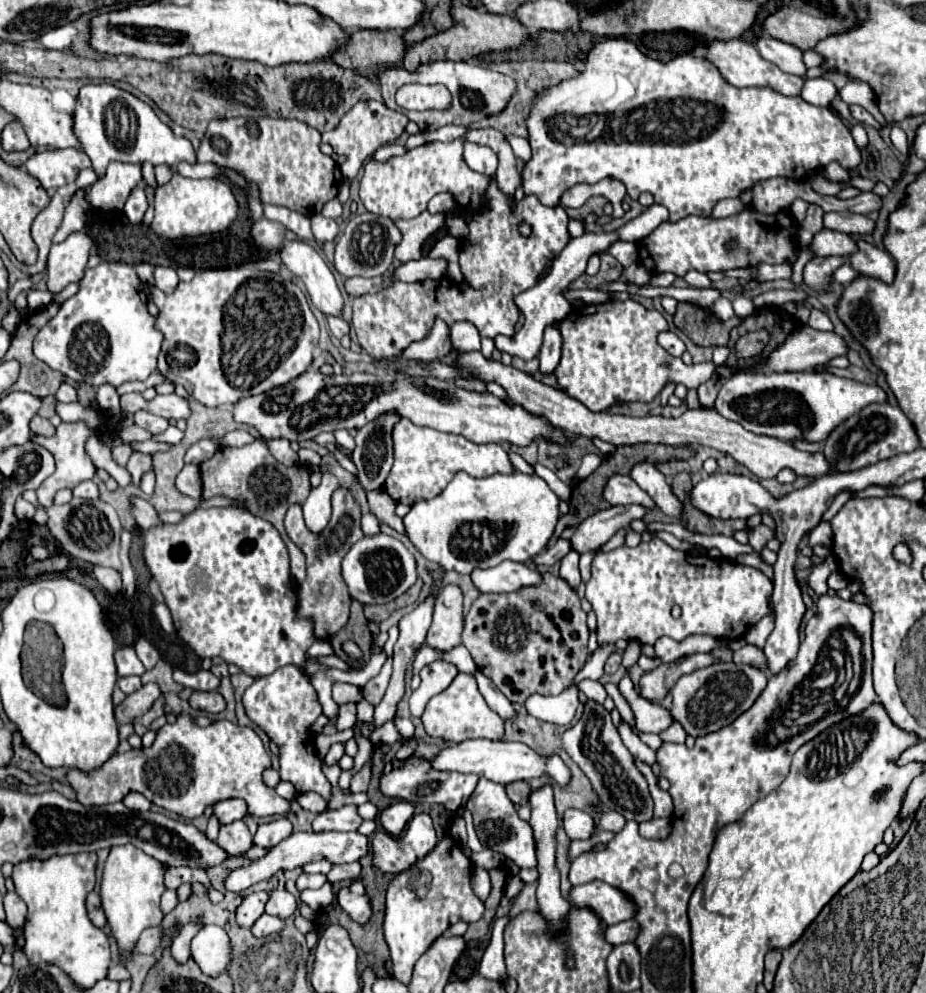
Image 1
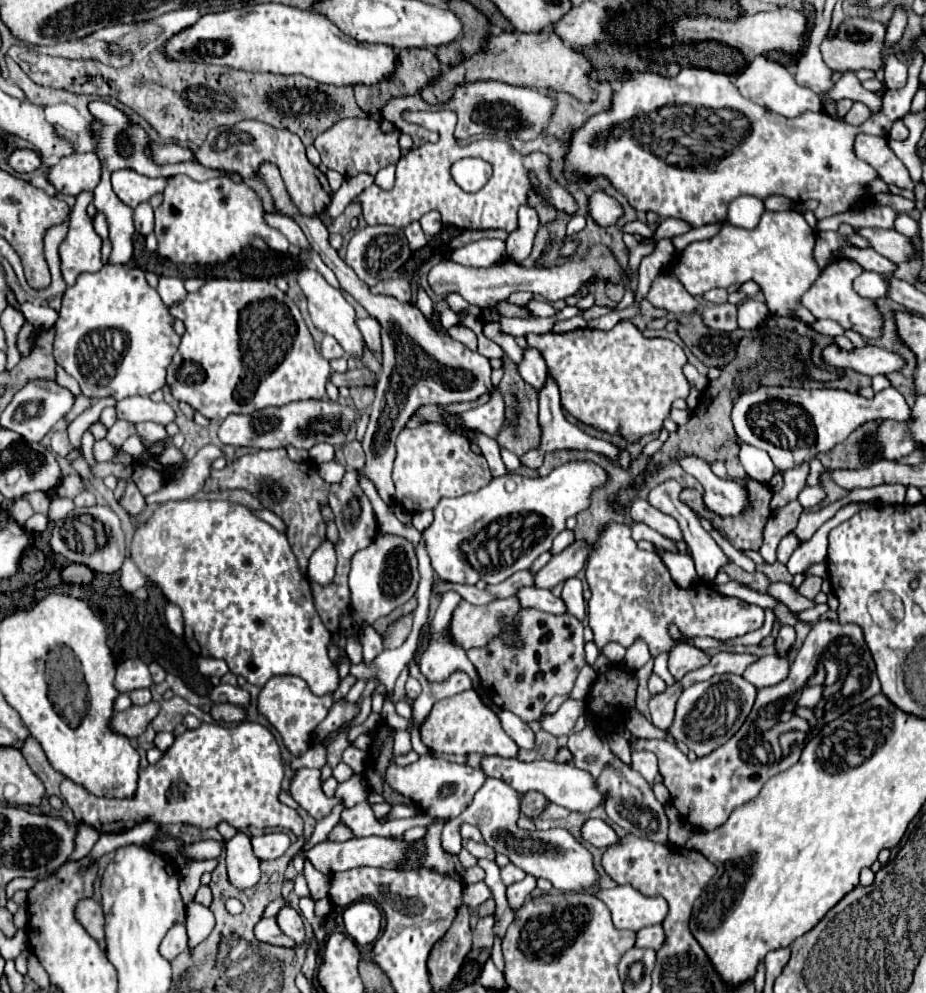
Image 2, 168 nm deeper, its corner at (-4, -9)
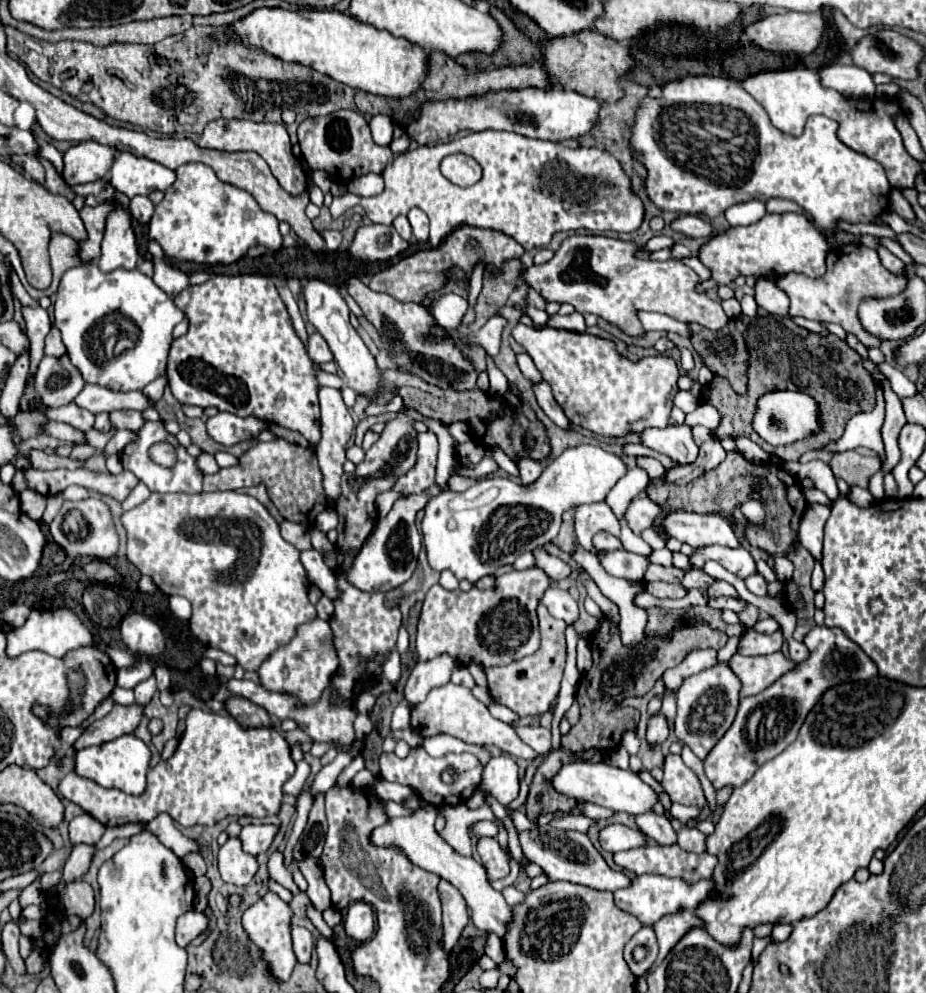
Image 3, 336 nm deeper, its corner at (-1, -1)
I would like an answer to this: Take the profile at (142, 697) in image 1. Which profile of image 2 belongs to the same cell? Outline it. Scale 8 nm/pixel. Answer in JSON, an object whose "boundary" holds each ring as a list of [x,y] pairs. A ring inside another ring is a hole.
{"boundary":[[[155,700],[145,706],[131,706],[123,712],[115,712],[111,716],[109,728],[127,738],[137,738],[145,732],[145,728],[157,716],[157,712],[159,712],[159,702],[155,702]]]}

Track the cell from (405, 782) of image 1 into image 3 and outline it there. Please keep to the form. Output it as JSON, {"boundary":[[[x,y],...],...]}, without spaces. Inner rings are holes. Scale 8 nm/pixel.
{"boundary":[[[418,746],[418,748],[412,748],[406,758],[398,758],[394,752],[382,752],[380,772],[384,780],[412,788],[424,802],[432,806],[450,806],[450,804],[460,804],[460,802],[464,804],[472,796],[472,790],[476,790],[480,782],[482,762],[470,752],[432,758],[426,754],[422,746]]]}

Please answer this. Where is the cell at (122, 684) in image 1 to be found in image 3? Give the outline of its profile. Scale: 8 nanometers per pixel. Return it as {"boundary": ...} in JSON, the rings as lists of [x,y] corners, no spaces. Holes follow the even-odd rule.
{"boundary":[[[148,678],[148,680],[134,686],[134,696],[136,696],[138,704],[148,704],[150,698],[154,696],[154,692],[156,692],[156,680],[154,678]]]}

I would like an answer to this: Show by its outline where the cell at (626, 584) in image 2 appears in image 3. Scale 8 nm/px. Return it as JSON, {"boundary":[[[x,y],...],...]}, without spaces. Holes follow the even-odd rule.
{"boundary":[[[606,502],[578,506],[574,510],[574,528],[578,544],[592,554],[604,554],[592,544],[594,532],[610,532],[612,536],[620,538],[620,522]]]}

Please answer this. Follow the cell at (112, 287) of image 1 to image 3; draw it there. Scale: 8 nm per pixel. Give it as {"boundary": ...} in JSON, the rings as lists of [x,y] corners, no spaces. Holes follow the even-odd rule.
{"boundary":[[[80,264],[72,270],[68,270],[58,286],[56,304],[54,304],[54,326],[62,334],[62,342],[68,350],[70,362],[80,370],[82,378],[88,384],[98,384],[110,390],[142,390],[152,380],[166,374],[166,358],[172,344],[172,330],[178,322],[184,320],[184,312],[176,308],[172,298],[164,294],[152,278],[144,276],[140,270],[126,270],[116,268],[112,272],[102,272],[98,264]],[[110,336],[120,336],[128,340],[128,352],[122,350],[122,354],[106,354],[106,342]]]}

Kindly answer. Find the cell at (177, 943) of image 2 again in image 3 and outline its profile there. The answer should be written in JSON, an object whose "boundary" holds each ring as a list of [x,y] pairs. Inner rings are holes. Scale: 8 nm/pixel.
{"boundary":[[[190,910],[190,912],[182,914],[176,922],[176,944],[180,948],[186,948],[200,932],[206,930],[206,924],[208,924],[208,920],[200,912]]]}

